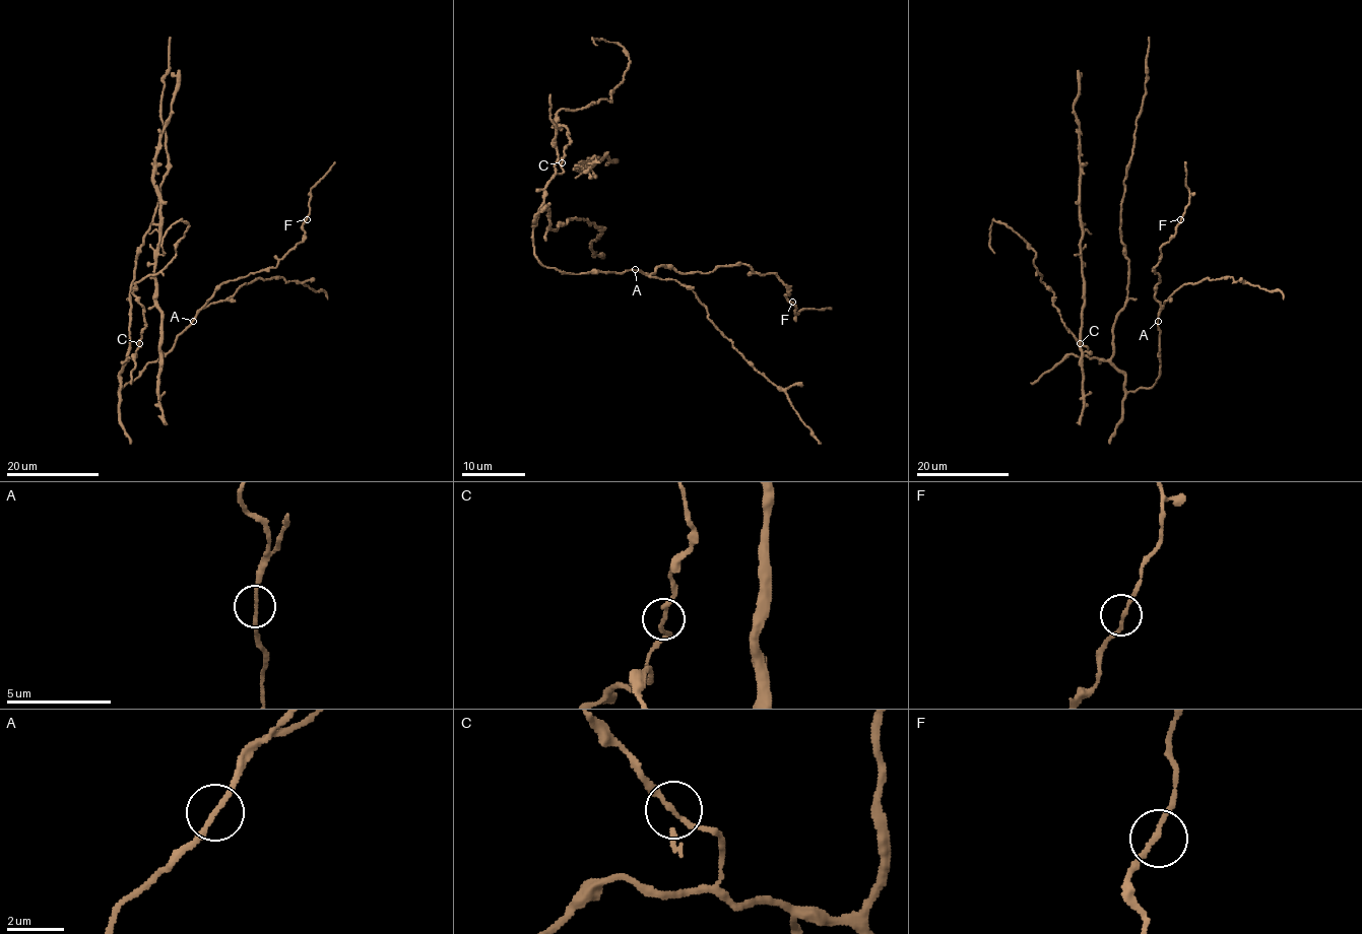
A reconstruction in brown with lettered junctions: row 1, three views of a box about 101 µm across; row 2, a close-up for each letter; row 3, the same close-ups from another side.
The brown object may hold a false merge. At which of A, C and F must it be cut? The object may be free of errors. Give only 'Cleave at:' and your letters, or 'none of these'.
Cleave at: none of these

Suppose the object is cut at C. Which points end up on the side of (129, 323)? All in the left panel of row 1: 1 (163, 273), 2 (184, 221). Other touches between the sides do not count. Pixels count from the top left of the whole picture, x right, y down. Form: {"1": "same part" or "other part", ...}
{"1": "other part", "2": "other part"}

